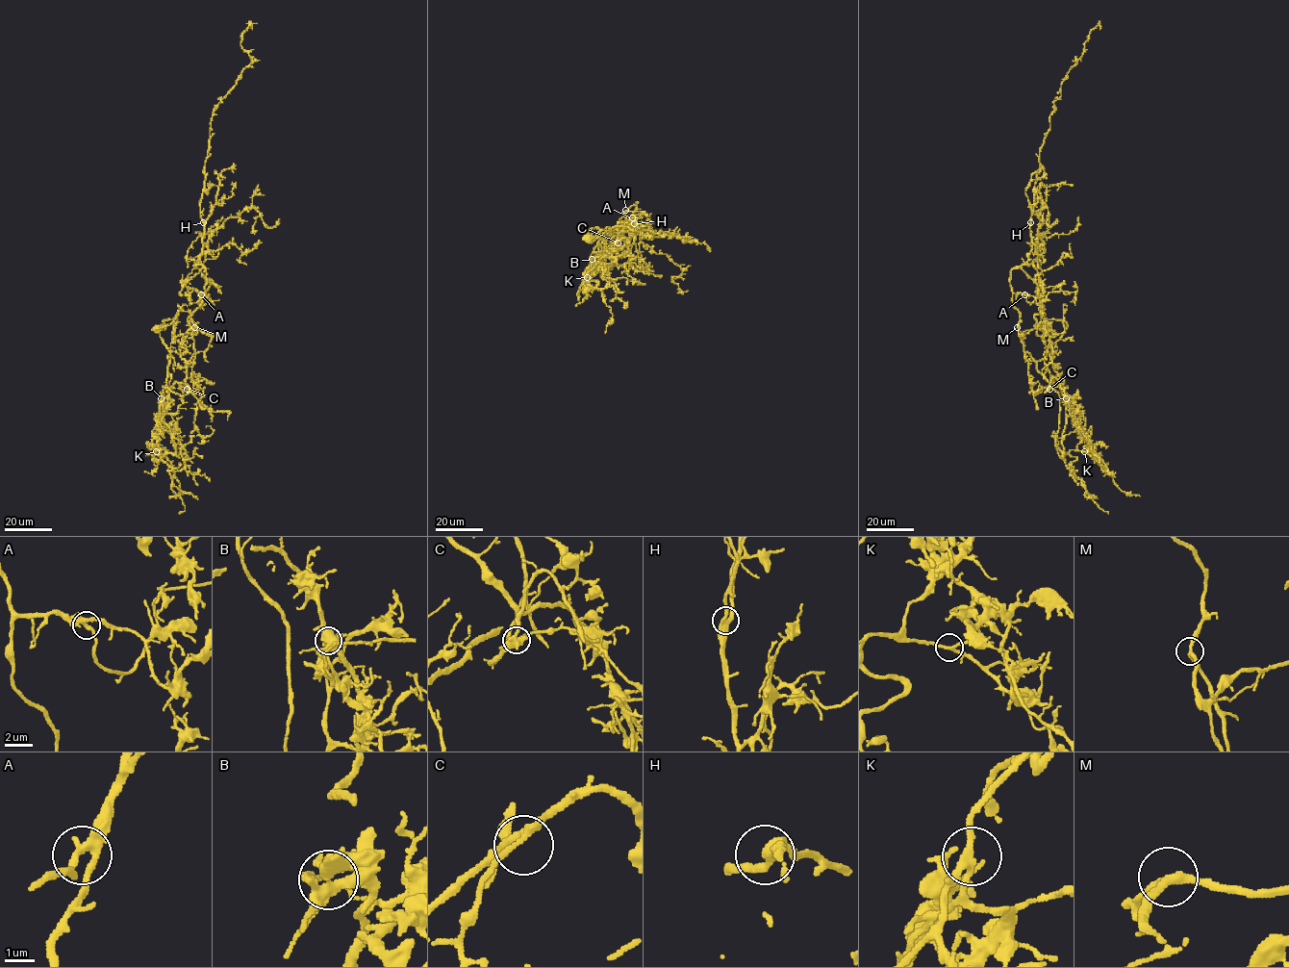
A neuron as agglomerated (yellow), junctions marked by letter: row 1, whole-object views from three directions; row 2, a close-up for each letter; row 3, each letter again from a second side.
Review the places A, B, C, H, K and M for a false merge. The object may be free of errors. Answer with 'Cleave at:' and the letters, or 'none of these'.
Cleave at: B

